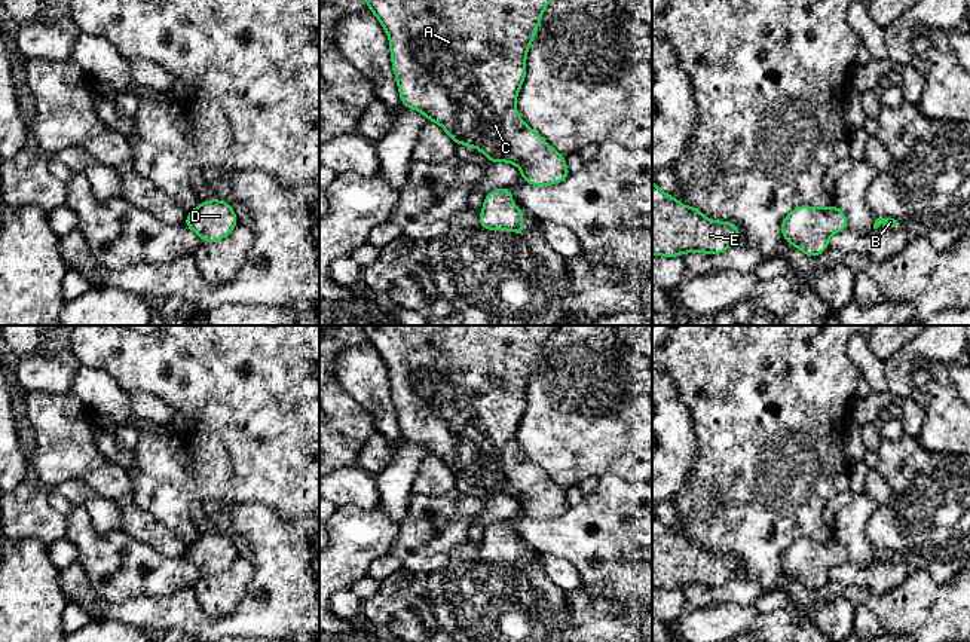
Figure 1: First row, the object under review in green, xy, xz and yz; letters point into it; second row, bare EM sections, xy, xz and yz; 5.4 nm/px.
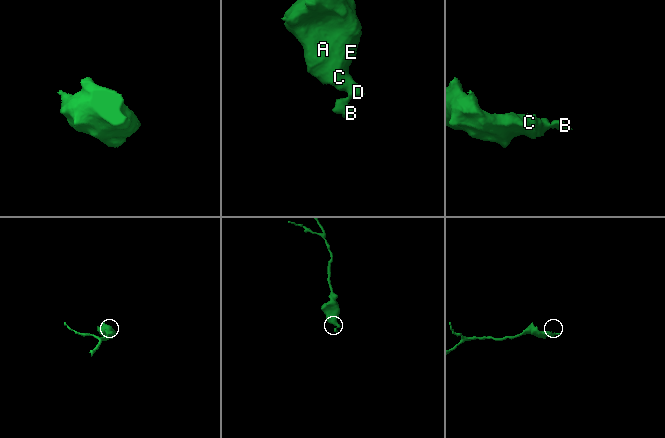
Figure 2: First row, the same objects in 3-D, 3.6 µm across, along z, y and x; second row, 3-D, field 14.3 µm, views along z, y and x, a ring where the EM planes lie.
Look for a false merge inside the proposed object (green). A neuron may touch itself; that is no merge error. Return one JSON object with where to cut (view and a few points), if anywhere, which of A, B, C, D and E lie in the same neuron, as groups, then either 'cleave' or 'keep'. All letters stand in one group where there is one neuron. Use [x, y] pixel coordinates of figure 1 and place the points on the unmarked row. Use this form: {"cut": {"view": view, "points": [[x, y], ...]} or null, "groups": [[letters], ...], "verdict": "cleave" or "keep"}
{"cut": null, "groups": [["A", "B", "C", "D", "E"]], "verdict": "keep"}

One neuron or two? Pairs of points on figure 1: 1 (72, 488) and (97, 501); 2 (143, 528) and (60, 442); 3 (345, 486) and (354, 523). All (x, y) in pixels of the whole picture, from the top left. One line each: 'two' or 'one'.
1: one
2: one
3: two

